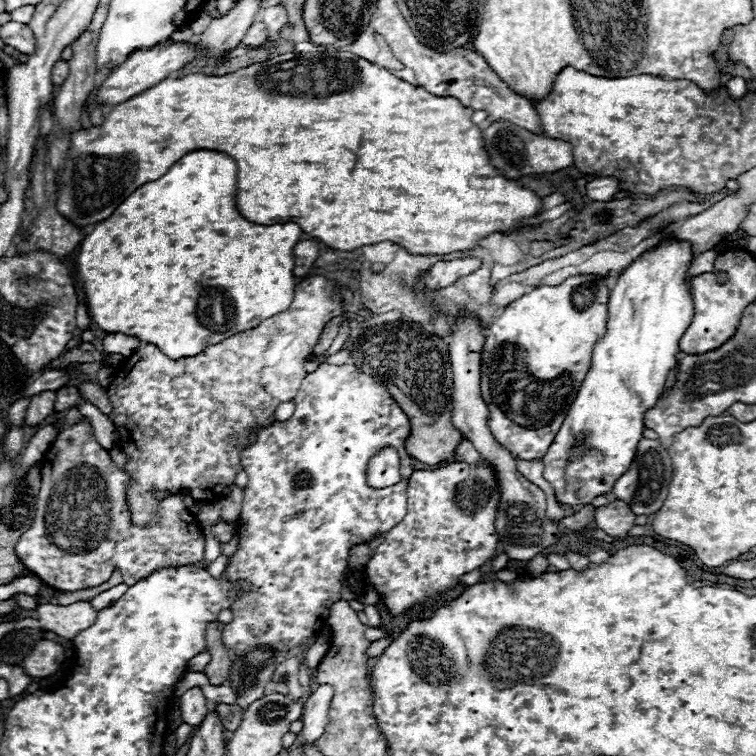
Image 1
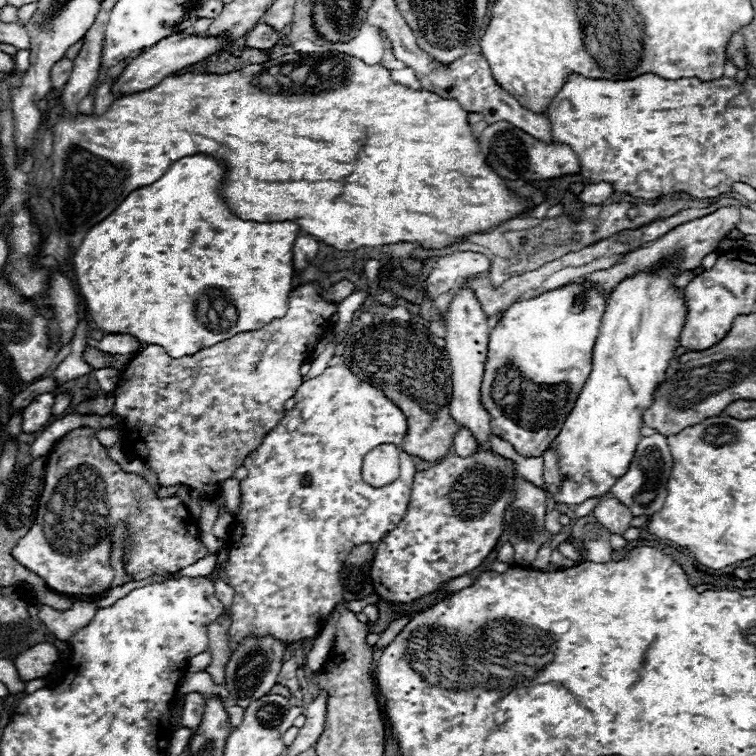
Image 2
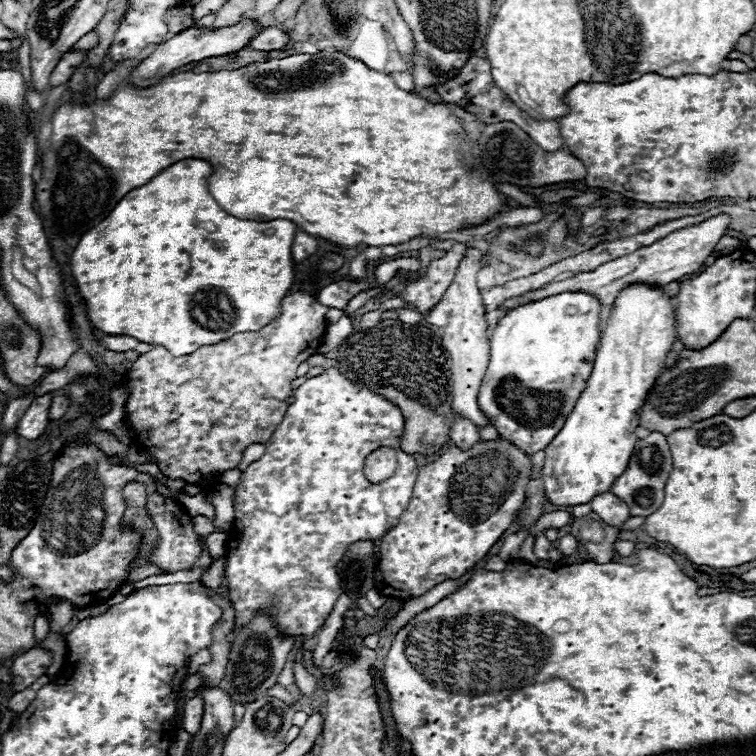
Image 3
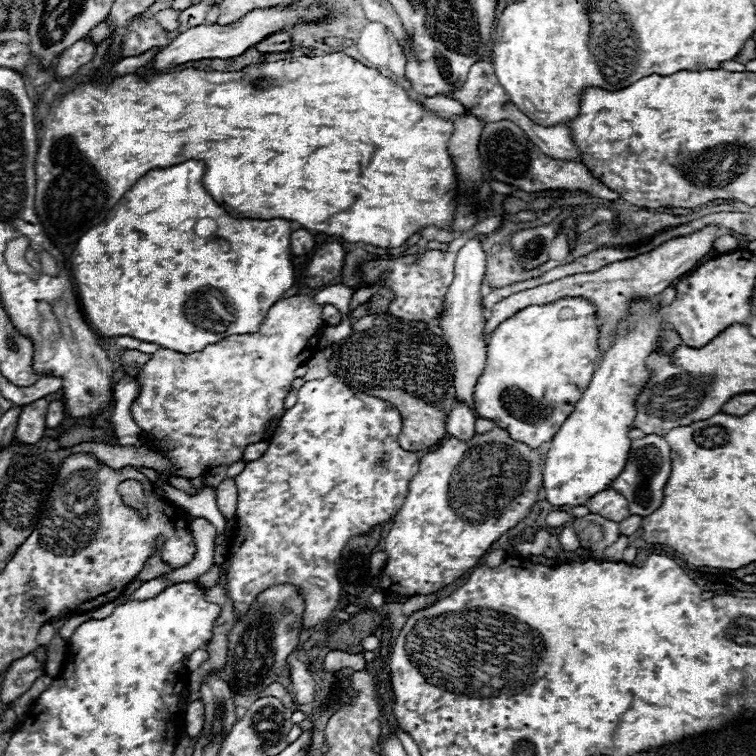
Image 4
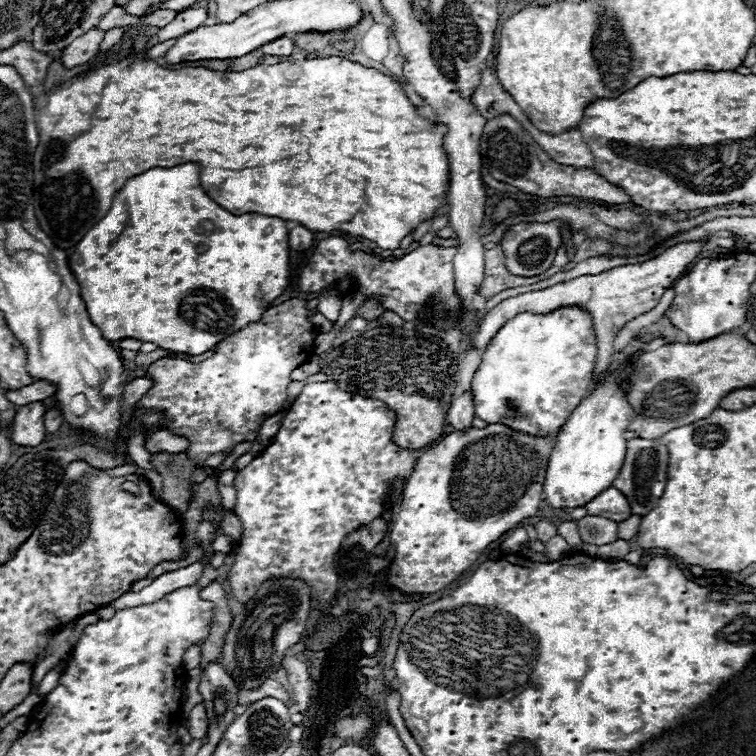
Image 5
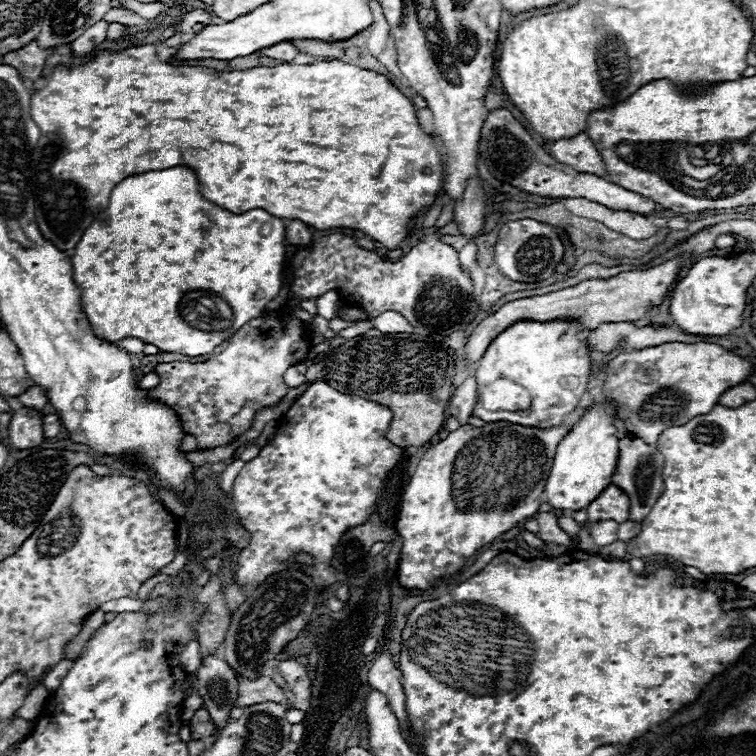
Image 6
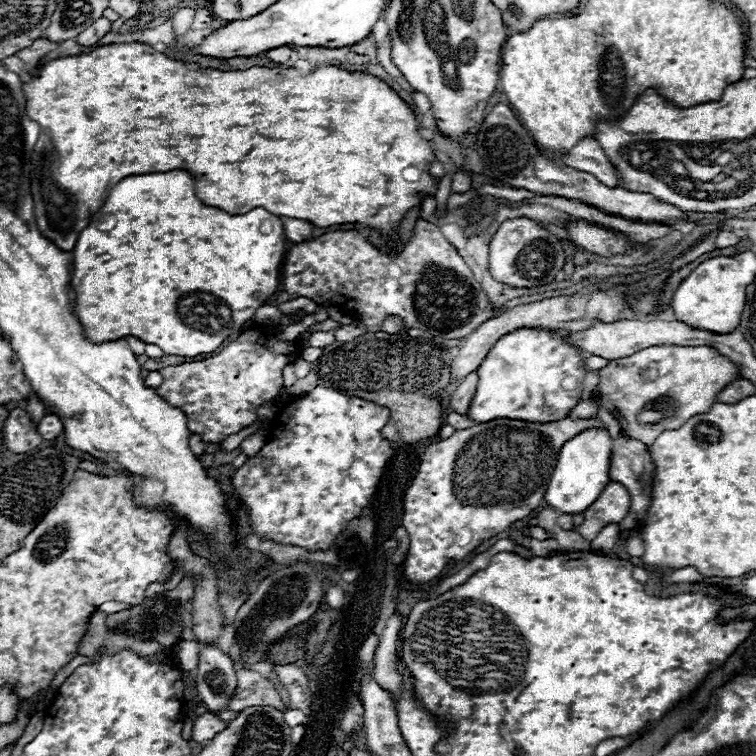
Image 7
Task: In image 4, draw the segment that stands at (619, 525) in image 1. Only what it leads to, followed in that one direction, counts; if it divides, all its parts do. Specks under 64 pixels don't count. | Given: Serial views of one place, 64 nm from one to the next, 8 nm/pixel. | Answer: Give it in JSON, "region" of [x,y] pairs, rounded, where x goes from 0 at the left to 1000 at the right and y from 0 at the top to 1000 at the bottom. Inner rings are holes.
{"region":[[[804,646],[799,651],[791,651],[788,656],[783,656],[778,664],[775,664],[778,675],[783,680],[794,680],[810,690],[823,690],[825,685],[833,683],[833,675],[831,675],[831,664],[823,653],[817,653],[815,648]]]}

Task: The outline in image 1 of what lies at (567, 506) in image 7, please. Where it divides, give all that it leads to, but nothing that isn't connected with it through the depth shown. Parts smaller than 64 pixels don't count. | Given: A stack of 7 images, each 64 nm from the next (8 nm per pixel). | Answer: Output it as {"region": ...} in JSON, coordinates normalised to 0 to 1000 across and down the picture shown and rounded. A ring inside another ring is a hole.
{"region":[[[884,317],[868,328],[860,328],[833,352],[828,352],[828,357],[810,378],[804,397],[802,442],[796,444],[796,450],[791,450],[791,455],[786,455],[783,487],[778,489],[765,516],[765,524],[757,532],[733,585],[728,587],[725,598],[717,603],[720,632],[733,646],[733,656],[741,667],[751,667],[751,669],[778,667],[783,659],[804,653],[812,638],[831,624],[841,603],[844,585],[849,582],[849,571],[854,566],[852,548],[854,542],[865,540],[865,534],[870,532],[878,516],[886,487],[897,481],[894,474],[899,463],[897,452],[907,439],[907,434],[913,431],[918,415],[913,376],[907,370],[907,360],[913,349],[915,349],[913,323]]]}

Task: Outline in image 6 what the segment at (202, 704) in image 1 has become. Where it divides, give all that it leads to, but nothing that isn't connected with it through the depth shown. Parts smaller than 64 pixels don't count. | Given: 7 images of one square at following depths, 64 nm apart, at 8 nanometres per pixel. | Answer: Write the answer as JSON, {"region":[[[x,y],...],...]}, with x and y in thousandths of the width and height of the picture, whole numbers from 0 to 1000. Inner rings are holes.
{"region":[[[265,937],[254,952],[251,952],[251,968],[254,968],[254,979],[267,979],[267,976],[275,976],[275,974],[283,974],[286,971],[286,960],[278,950],[278,944]]]}

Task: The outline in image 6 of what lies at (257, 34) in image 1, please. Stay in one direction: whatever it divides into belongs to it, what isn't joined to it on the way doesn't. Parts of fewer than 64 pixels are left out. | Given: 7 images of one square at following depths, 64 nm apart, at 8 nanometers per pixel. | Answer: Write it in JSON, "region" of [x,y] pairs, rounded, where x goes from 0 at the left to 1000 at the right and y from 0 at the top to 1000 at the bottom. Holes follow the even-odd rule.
{"region":[[[370,56],[370,58],[362,58],[357,63],[347,63],[344,71],[354,74],[354,77],[373,79],[373,82],[389,82],[389,77],[394,74],[394,66],[389,63],[386,56]]]}

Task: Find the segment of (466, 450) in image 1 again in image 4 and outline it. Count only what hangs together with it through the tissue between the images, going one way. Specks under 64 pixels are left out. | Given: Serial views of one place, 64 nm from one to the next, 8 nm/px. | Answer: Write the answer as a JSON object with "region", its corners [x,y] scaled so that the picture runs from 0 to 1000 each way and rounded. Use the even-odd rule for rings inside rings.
{"region":[[[603,532],[601,540],[595,542],[595,550],[590,553],[590,571],[593,577],[603,577],[606,582],[622,582],[630,571],[627,558],[630,558],[627,545],[616,534]]]}

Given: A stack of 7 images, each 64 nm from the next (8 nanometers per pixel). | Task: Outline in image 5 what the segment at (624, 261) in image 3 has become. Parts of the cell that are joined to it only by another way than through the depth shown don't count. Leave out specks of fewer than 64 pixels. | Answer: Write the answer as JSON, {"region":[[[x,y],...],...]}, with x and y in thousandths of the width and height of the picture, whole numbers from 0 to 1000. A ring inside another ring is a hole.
{"region":[[[910,320],[910,323],[894,323],[884,331],[878,331],[873,339],[849,347],[849,349],[839,349],[839,352],[820,352],[804,360],[796,360],[791,365],[767,365],[762,370],[746,373],[746,376],[735,376],[730,381],[722,384],[709,384],[709,386],[698,386],[698,389],[685,389],[680,394],[672,394],[667,399],[661,399],[656,407],[651,407],[638,423],[635,431],[627,442],[627,452],[624,458],[632,463],[640,463],[643,455],[651,450],[651,444],[659,439],[659,434],[664,434],[664,429],[669,429],[672,423],[677,423],[680,418],[690,415],[690,413],[706,413],[706,415],[722,415],[722,413],[733,413],[733,407],[743,407],[743,405],[767,405],[772,407],[780,418],[783,418],[783,429],[786,429],[786,439],[788,439],[788,452],[791,452],[791,476],[788,476],[788,487],[786,487],[786,497],[783,497],[783,508],[780,516],[802,497],[807,481],[810,481],[810,452],[817,442],[817,437],[839,423],[847,415],[860,413],[876,394],[876,389],[892,378],[892,373],[897,370],[897,365],[910,354],[913,347],[921,344],[921,339],[931,331],[931,320]]]}

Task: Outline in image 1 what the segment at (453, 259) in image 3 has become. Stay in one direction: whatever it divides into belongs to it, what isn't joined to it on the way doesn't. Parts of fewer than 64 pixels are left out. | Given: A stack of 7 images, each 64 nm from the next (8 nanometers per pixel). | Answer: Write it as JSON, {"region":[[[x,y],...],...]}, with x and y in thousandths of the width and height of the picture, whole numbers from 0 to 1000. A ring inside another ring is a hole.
{"region":[[[627,339],[603,341],[603,344],[595,344],[595,347],[577,347],[571,352],[571,370],[566,373],[566,378],[571,384],[590,381],[590,378],[601,376],[606,368],[630,360],[635,352],[638,352],[638,344],[627,341]]]}

